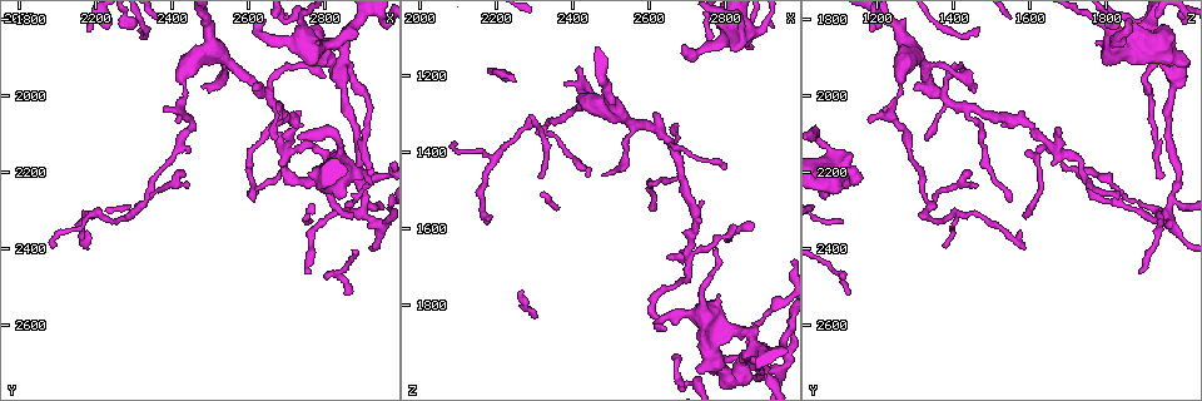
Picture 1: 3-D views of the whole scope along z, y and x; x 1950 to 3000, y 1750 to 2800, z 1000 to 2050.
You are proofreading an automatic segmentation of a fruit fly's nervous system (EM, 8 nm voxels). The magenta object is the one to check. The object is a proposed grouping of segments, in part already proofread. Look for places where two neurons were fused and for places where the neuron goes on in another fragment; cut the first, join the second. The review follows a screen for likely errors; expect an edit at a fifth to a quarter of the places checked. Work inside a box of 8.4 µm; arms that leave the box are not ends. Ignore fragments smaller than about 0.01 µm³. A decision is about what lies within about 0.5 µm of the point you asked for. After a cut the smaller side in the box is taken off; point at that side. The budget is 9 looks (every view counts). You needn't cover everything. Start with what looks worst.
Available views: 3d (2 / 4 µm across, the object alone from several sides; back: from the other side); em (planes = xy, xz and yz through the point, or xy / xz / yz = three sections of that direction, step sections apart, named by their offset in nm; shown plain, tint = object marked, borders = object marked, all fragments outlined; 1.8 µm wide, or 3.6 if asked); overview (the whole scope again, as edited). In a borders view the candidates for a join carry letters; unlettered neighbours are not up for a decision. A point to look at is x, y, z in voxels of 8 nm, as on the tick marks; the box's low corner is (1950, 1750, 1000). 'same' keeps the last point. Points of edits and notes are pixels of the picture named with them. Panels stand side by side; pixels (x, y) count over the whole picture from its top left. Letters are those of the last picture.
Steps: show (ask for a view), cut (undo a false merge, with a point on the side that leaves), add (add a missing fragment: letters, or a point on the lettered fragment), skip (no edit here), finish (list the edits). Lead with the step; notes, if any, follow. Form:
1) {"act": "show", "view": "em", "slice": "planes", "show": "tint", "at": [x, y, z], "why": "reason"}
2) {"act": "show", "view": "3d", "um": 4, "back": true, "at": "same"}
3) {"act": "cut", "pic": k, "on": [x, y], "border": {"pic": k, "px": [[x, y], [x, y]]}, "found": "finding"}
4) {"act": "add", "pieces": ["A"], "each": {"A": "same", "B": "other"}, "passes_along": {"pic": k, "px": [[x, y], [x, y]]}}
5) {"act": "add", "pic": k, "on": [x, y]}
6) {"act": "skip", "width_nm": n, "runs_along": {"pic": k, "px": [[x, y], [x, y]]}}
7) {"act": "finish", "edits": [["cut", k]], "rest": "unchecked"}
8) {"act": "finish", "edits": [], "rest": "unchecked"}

{"act": "show", "view": "3d", "um": 4, "at": [2695, 2195, 1115], "why": "free end"}

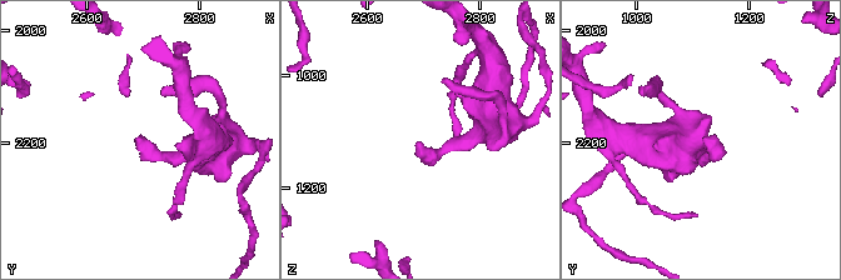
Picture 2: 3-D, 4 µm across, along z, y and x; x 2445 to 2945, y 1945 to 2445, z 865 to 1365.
{"act": "show", "view": "em", "slice": "planes", "show": "borders", "at": [2690, 2200, 1120], "why": "now the EM"}

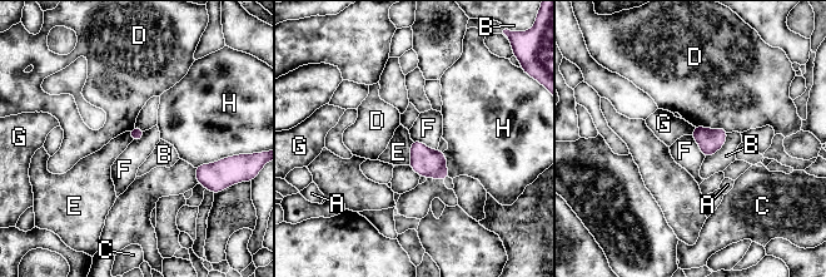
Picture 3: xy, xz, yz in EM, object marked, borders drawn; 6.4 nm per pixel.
{"act": "skip", "each": {"A": "other", "B": "other", "C": "other", "D": "other", "E": "other", "F": "other", "G": "other", "H": "other"}, "border": {"pic": 3, "px": [[412, 139], [418, 139], [437, 149]]}, "found": "no lettered fragment goes on from it"}

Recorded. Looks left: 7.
{"act": "show", "view": "em", "um": 3.6, "slice": "planes", "show": "borders", "at": [2900, 2295, 1960], "why": "abrupt turn"}

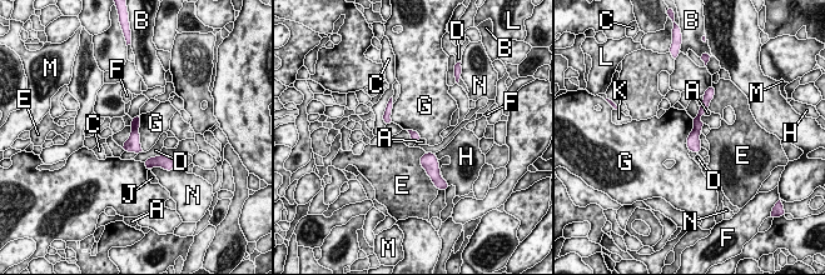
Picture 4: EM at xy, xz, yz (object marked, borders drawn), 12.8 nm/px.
{"act": "skip", "each": {"A": "other", "B": "other", "C": "other", "D": "other", "E": "other", "F": "other", "G": "other", "H": "other", "J": "other", "K": "other", "L": "other", "M": "other", "N": "other"}, "runs_along": {"pic": 4, "px": [[706, 103], [697, 118], [695, 149]]}, "found": "one neuron here"}

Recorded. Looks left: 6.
{"act": "show", "view": "3d", "um": 4, "back": true, "at": [2835, 1940, 1980], "why": "a narrow waist"}

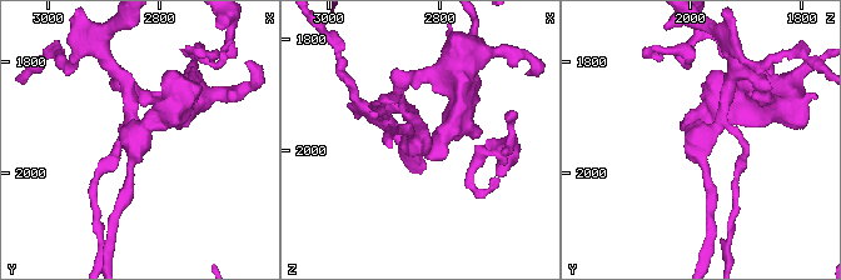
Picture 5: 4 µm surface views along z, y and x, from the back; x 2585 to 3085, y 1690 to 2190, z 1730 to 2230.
{"act": "show", "view": "em", "slice": "yz", "step": 8, "show": "tint", "at": [2840, 1940, 1985]}

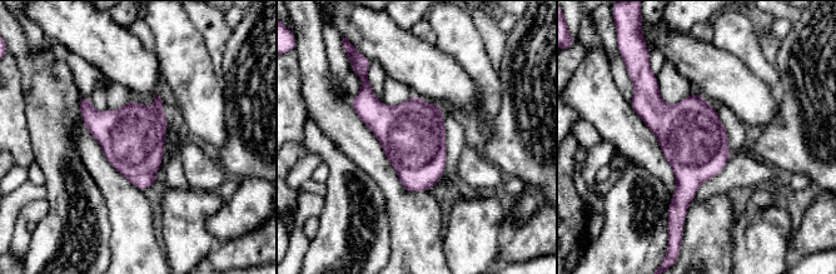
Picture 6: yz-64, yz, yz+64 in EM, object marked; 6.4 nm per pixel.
{"act": "show", "view": "em", "slice": "yz", "step": 8, "show": "borders", "at": "same", "why": "see the neighbours"}

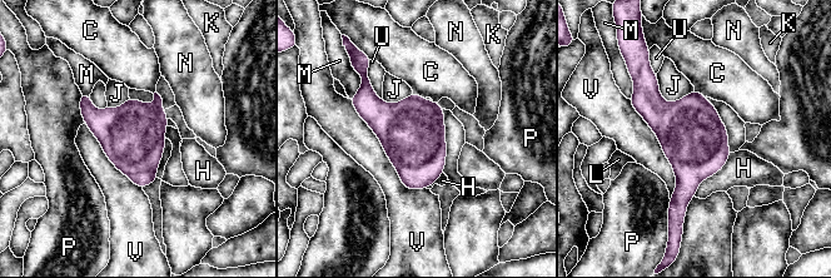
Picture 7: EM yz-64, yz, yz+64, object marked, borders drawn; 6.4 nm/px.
{"act": "skip", "each": {"C": "other", "H": "other", "J": "other", "K": "other", "L": "other", "M": "other", "N": "other", "P": "other", "U": "other", "V": "other"}, "border": {"pic": 7, "px": [[656, 74], [668, 102], [693, 89]]}, "found": "all the same neuron"}

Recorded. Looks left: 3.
{"act": "show", "view": "3d", "um": 2, "at": [2445, 2240, 1460], "why": "free end"}

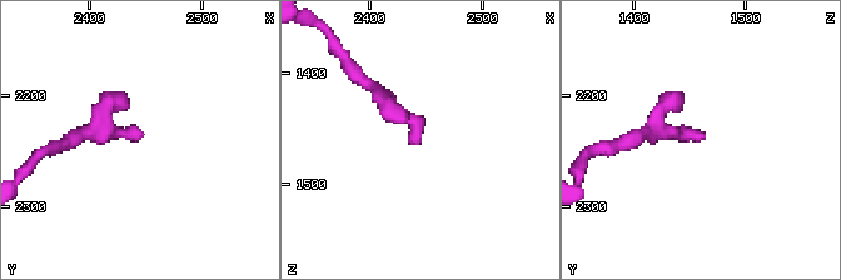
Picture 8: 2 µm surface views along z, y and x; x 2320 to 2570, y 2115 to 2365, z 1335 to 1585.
{"act": "show", "view": "em", "slice": "xy", "step": 16, "show": "tint", "at": [2438, 2240, 1464]}

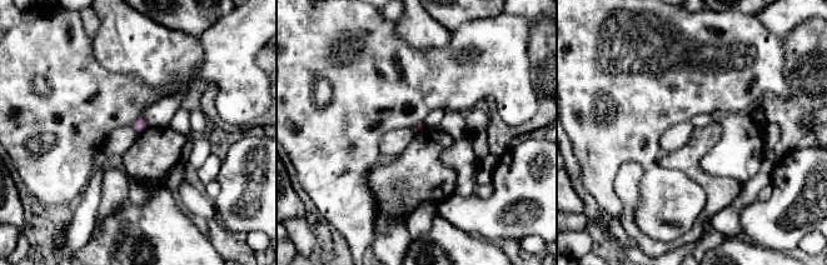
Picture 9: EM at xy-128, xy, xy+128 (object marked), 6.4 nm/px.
{"act": "show", "view": "em", "slice": "xz", "step": 4, "show": "borders", "at": "same"}

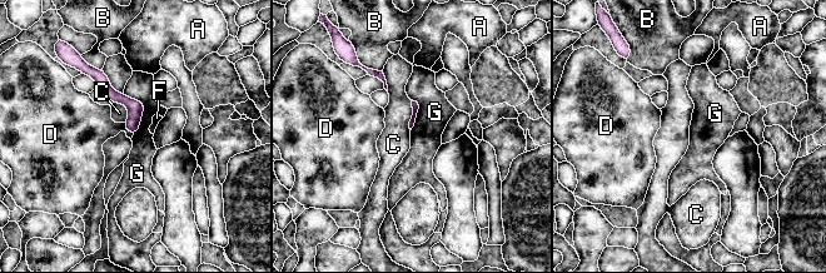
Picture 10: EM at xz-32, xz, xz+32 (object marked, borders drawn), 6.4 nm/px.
{"act": "skip", "each": {"A": "other", "B": "other", "C": "other", "D": "other", "F": "other", "G": "other"}, "runs_along": {"pic": 10, "px": [[91, 70], [133, 109], [133, 130]]}, "found": "none of them fits"}

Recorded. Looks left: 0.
{"act": "finish", "edits": [], "rest": "unchecked"}

